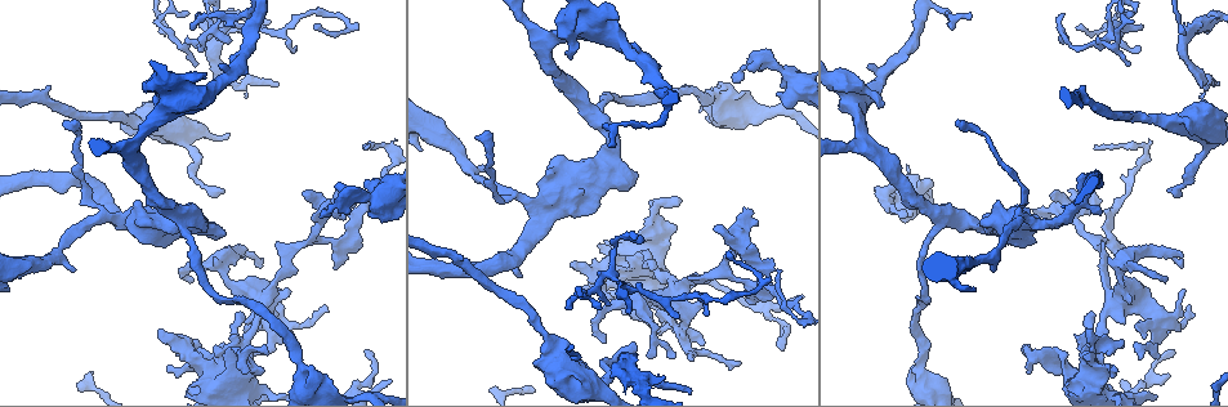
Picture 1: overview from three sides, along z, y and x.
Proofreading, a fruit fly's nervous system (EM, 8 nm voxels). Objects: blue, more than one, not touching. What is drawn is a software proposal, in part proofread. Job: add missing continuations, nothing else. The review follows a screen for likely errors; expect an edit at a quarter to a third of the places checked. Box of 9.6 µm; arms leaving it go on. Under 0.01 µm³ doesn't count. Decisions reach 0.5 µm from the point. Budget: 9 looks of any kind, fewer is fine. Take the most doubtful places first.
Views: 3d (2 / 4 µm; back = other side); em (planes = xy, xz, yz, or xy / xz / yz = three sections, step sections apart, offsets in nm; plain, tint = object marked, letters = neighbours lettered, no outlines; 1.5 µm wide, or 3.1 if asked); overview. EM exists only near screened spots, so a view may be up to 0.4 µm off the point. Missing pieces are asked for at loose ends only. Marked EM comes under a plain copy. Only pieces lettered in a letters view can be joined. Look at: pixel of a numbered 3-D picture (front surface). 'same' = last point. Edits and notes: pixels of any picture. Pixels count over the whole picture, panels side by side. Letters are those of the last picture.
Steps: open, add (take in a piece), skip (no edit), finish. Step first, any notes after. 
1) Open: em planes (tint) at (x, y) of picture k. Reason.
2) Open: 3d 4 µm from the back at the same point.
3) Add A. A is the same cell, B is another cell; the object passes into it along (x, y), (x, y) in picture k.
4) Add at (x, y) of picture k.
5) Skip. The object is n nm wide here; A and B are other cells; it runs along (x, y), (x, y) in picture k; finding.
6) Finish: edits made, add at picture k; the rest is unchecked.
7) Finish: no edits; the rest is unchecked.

Open: 3d 4 µm at (1112, 367) of picture 1. Thin end.

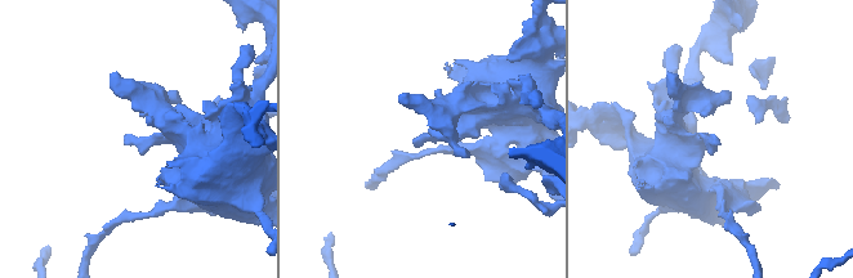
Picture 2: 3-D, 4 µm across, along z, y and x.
Open: em planes (letters) at (124, 135) of picture 2. Shape alone is not enough.

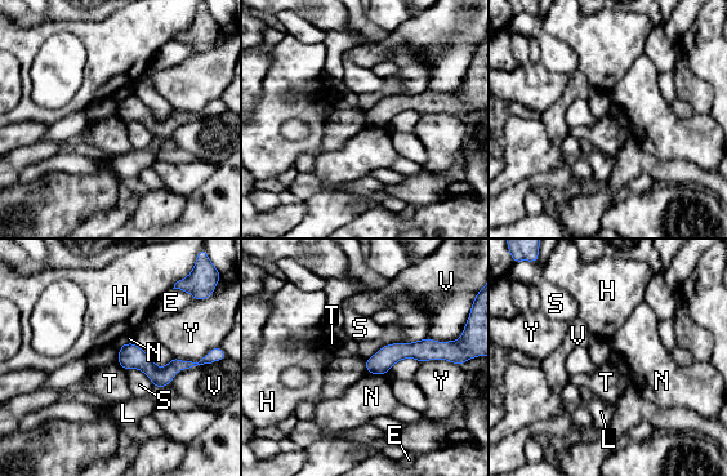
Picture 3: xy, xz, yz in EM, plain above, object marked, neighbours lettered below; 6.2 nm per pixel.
Skip. E, H, L, N, S, T, V and Y are other cells; it runs along (441, 355), (397, 351), (369, 368) in picture 3; none of them fits.

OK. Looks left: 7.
Open: 3d 2 µm at (905, 216) of picture 1. Free end.

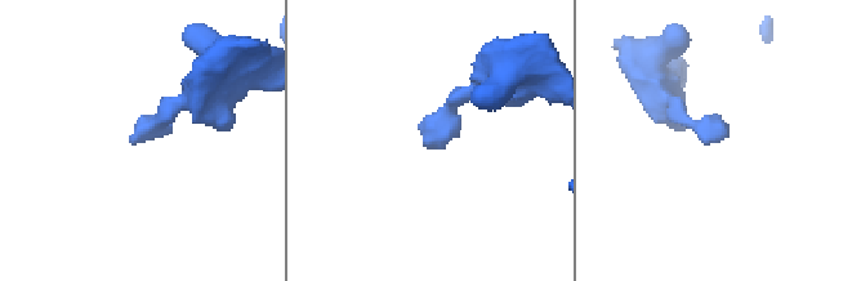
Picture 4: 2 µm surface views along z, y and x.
Open: em yz step 4 (letters) at (425, 143) of picture 4.

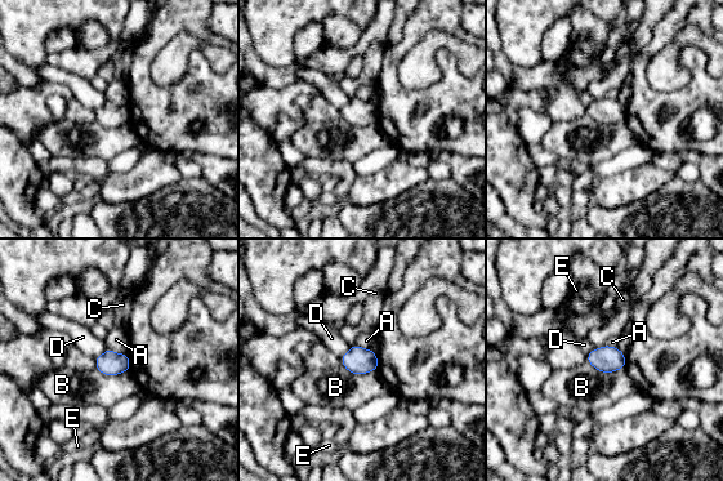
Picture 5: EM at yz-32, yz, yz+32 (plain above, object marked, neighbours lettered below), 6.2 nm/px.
Skip. A, B, C, D and E are other cells; a border runs along (107, 348), (94, 359) in picture 5; none of them fits.

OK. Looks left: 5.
Open: em xy step 4 (letters) at (779, 271) of picture 1. Thin end.

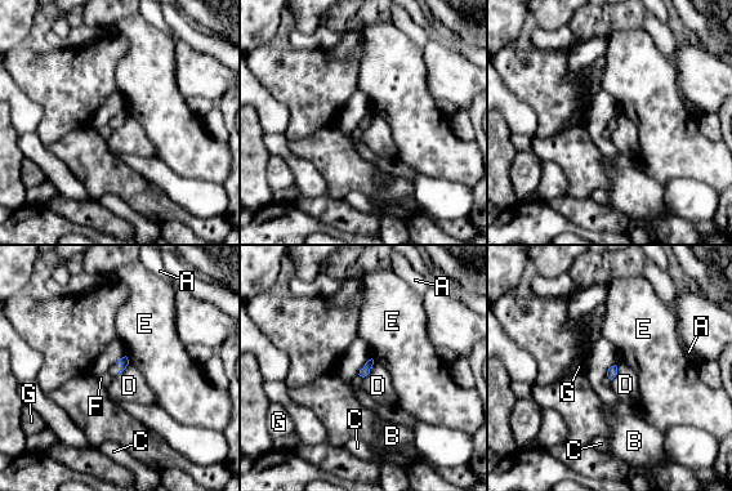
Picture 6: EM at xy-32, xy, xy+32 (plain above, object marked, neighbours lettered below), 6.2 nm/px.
Open: em planes (letters) at the same point.

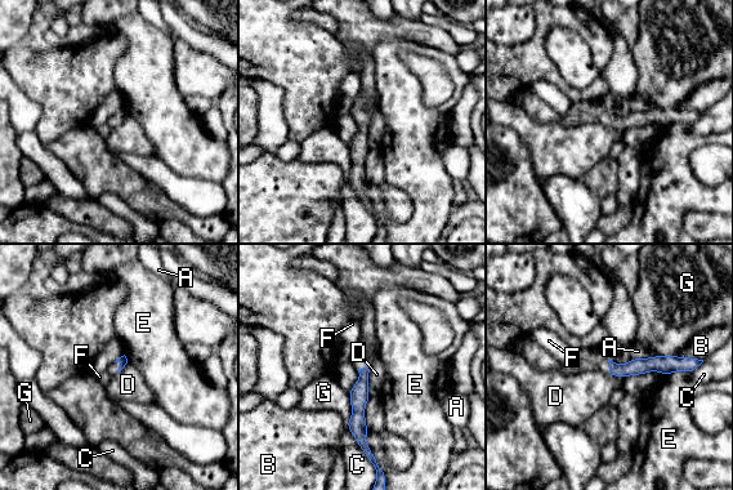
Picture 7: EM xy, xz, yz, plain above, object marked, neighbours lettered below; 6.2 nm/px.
Skip. The longest contact is with C, 220 nm; A, B, C, D, E, F and G are other cells; it runs along (687, 361), (612, 370) in picture 7; no lettered piece goes on from it.

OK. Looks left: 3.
Open: 3d 4 µm at (1078, 26) of picture 1. End of a long branch.

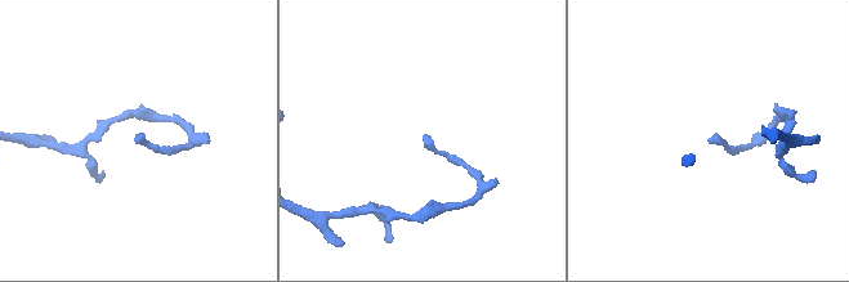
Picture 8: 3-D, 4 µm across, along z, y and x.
Open: em planes (letters) at (423, 136) of picture 8. Now the EM.

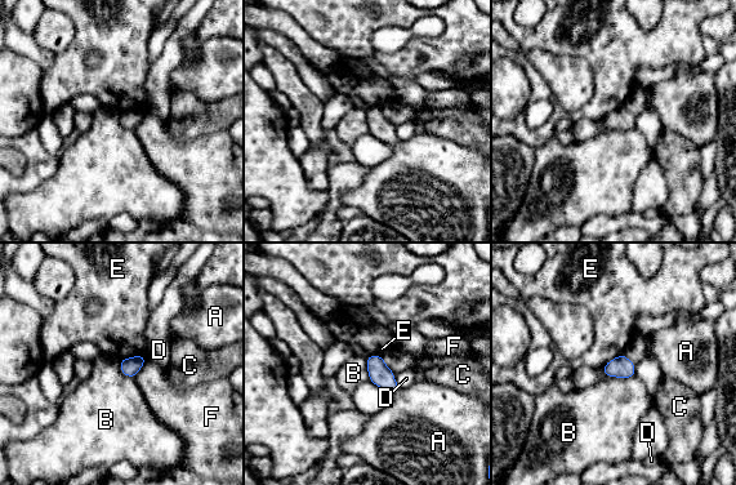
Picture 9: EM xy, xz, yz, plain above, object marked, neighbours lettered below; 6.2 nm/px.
Skip. The object is 120 nm wide here; A, B, C, D, E and F are other cells; a border runs along (605, 374), (634, 377) in picture 9; no lettered piece goes on from it.

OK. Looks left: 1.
Finish: no edits; the rest is unchecked.

